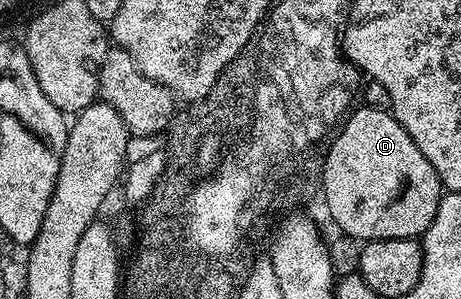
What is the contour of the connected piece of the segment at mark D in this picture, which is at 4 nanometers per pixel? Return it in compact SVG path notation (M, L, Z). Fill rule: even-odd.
M362 106L358 112L353 112L351 118L345 121L345 124L340 128L338 137L335 138L335 142L332 143L331 150L325 159L321 192L323 193L323 200L325 196L326 206L329 207L330 218L333 219L347 235L354 236L355 239L361 240L360 242L394 240L395 238L412 240L424 236L425 231L428 230L431 222L435 218L435 210L439 210L439 202L443 195L441 180L435 174L431 162L427 162L427 158L423 158L423 150L419 150L419 146L415 146L415 142L411 142L411 134L407 134L407 130L403 130L403 126L399 126L399 122L393 117L392 111L368 106Z

